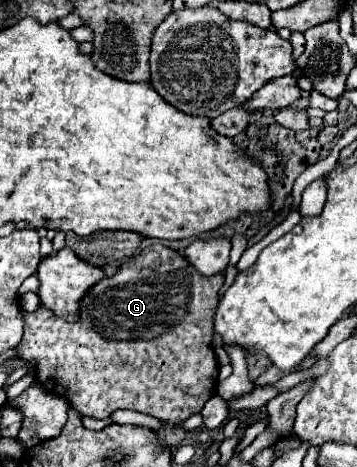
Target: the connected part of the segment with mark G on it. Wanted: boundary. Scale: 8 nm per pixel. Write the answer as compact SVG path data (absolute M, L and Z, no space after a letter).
M150 245L140 255L120 265L112 277L100 279L80 301L80 319L66 323L46 307L22 313L24 337L16 347L18 357L34 361L36 381L52 395L62 395L82 415L106 419L116 409L132 409L164 419L168 425L158 431L162 445L178 447L186 431L178 427L184 419L200 413L212 397L218 369L212 351L212 317L218 305L218 291L224 285L224 273L204 277L166 245Z

